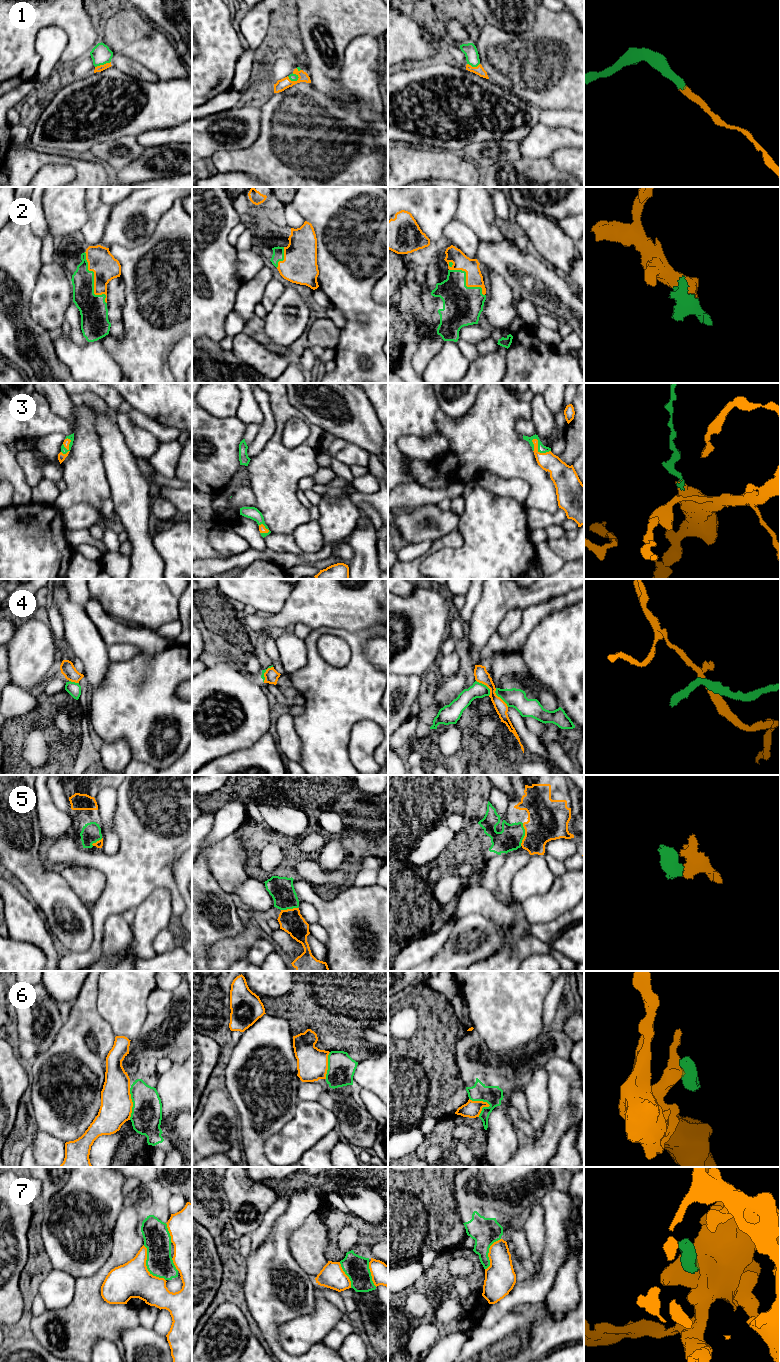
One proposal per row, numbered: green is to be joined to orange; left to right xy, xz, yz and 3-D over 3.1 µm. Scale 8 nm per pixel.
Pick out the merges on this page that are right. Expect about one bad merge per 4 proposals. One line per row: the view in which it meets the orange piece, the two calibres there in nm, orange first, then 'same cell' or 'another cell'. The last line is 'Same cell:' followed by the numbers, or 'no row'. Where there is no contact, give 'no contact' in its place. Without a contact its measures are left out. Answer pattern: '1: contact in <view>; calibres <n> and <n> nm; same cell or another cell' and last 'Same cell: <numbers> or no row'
1: contact in xy; calibres 50 and 160 nm; same cell
2: contact in xy; calibres 200 and 220 nm; same cell
3: contact in yz; calibres 160 and 60 nm; same cell
4: contact in yz; calibres 110 and 130 nm; another cell
5: contact in yz; calibres 320 and 190 nm; same cell
6: contact in yz; calibres 140 and 150 nm; another cell
7: contact in xy; calibres 280 and 220 nm; another cell
Same cell: 1, 2, 3, 5

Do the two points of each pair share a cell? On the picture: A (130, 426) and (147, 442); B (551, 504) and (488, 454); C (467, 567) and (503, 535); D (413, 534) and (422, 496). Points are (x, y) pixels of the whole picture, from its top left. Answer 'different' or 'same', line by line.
A: same
B: same
C: same
D: different

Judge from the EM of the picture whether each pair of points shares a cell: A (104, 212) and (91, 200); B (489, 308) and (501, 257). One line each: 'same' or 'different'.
A: different
B: different

